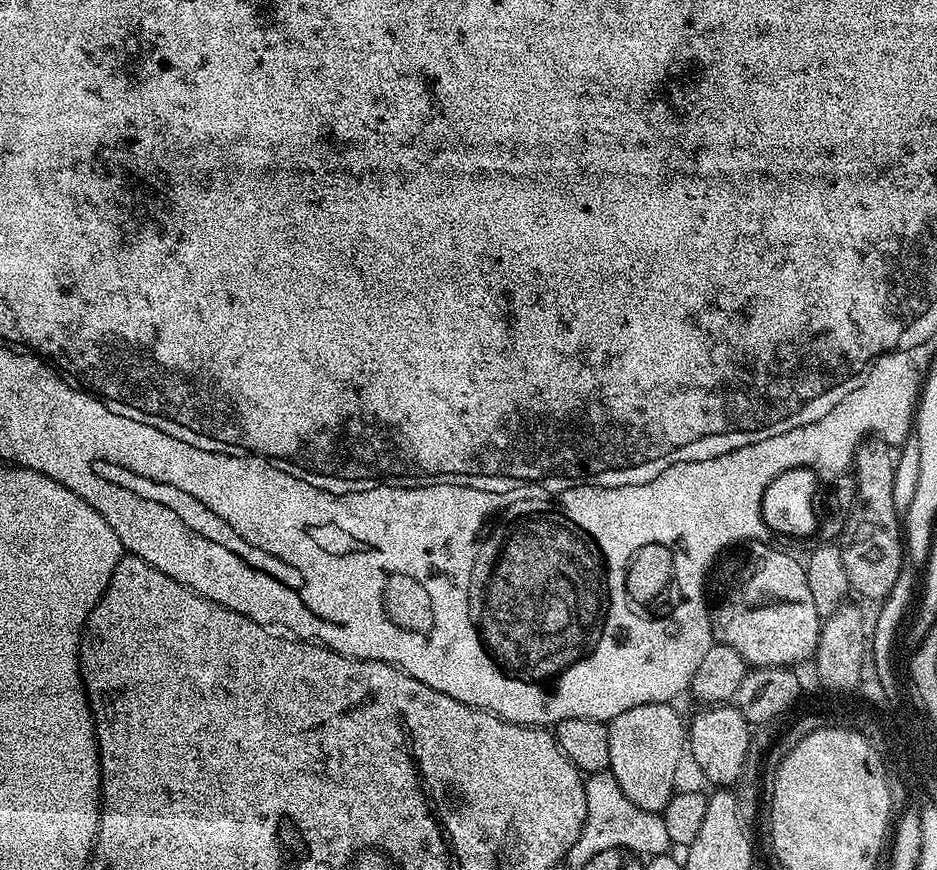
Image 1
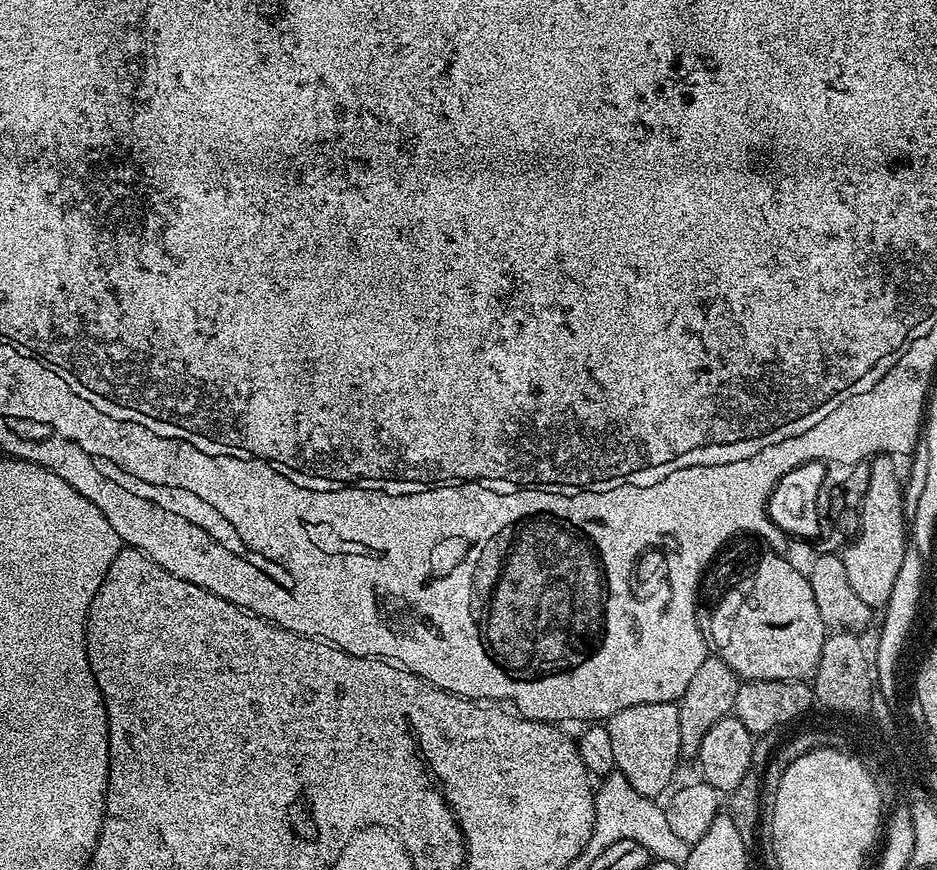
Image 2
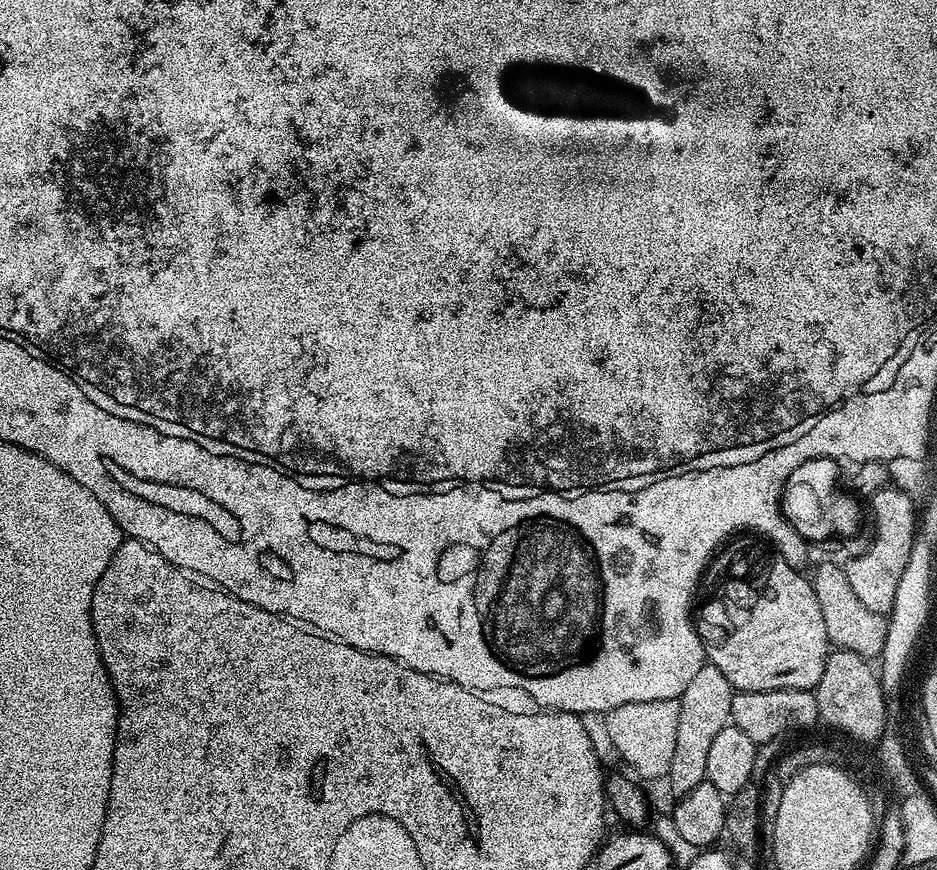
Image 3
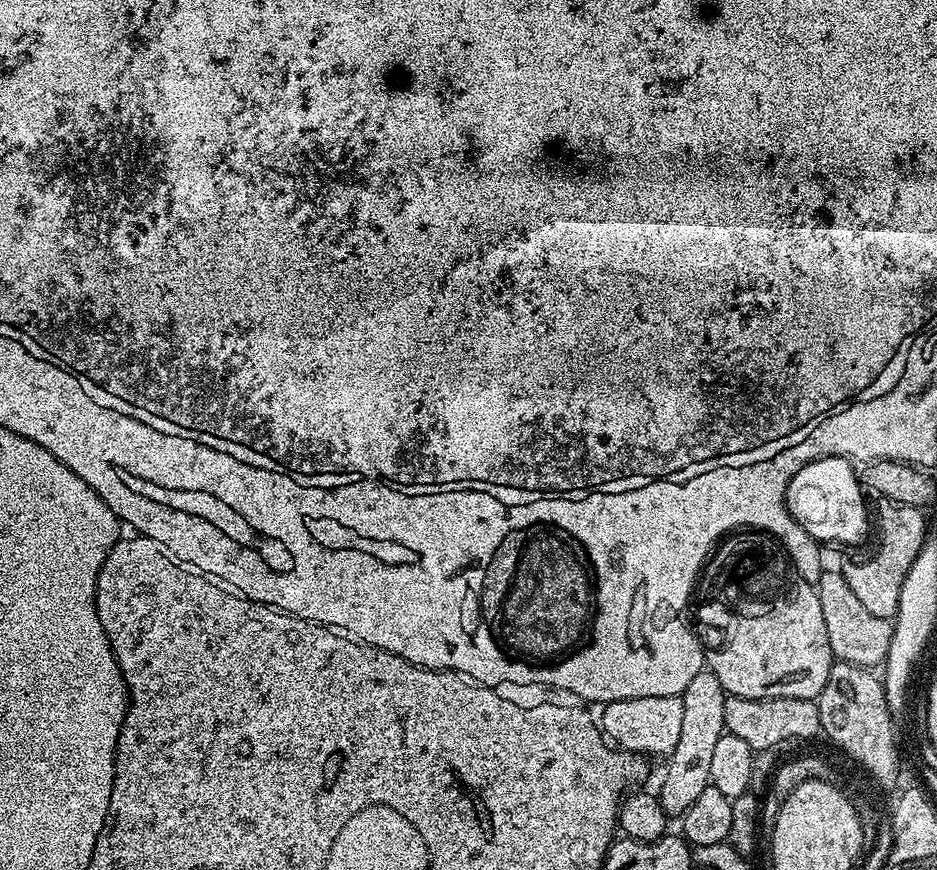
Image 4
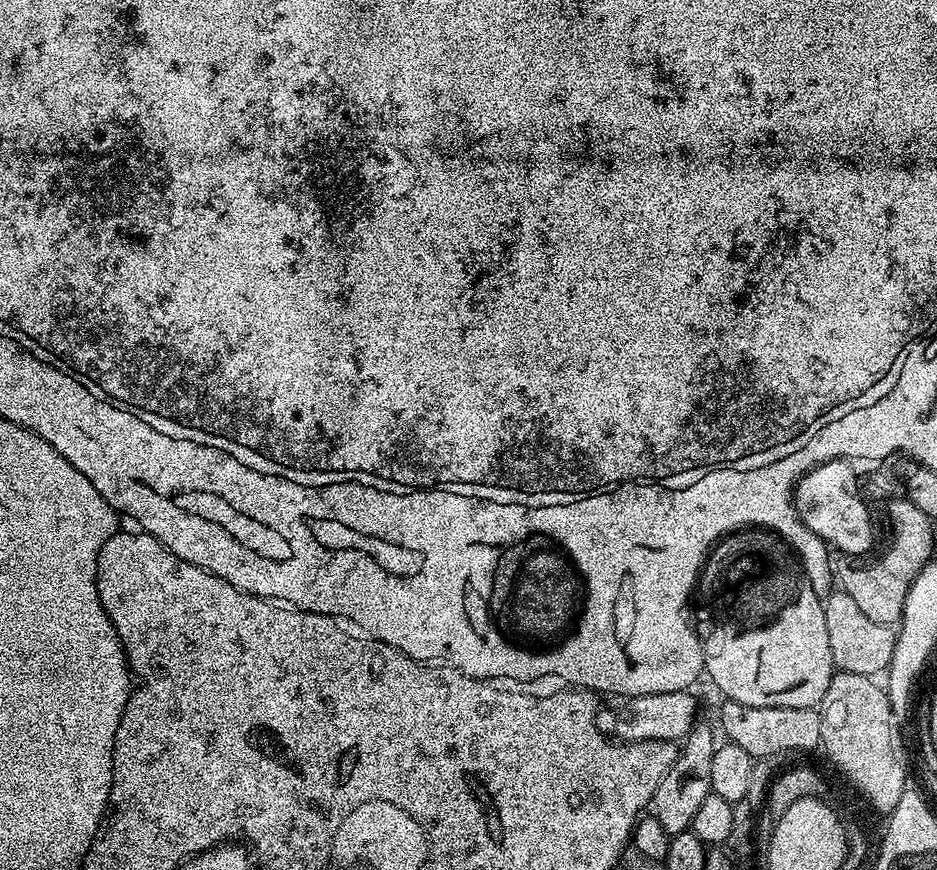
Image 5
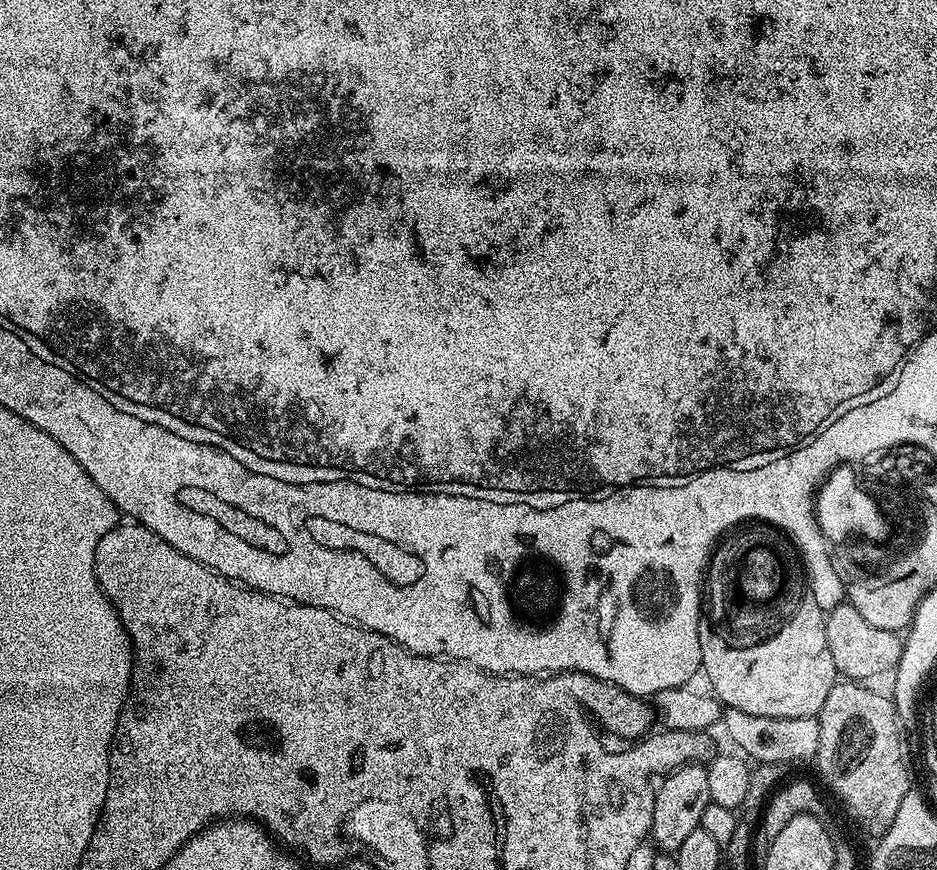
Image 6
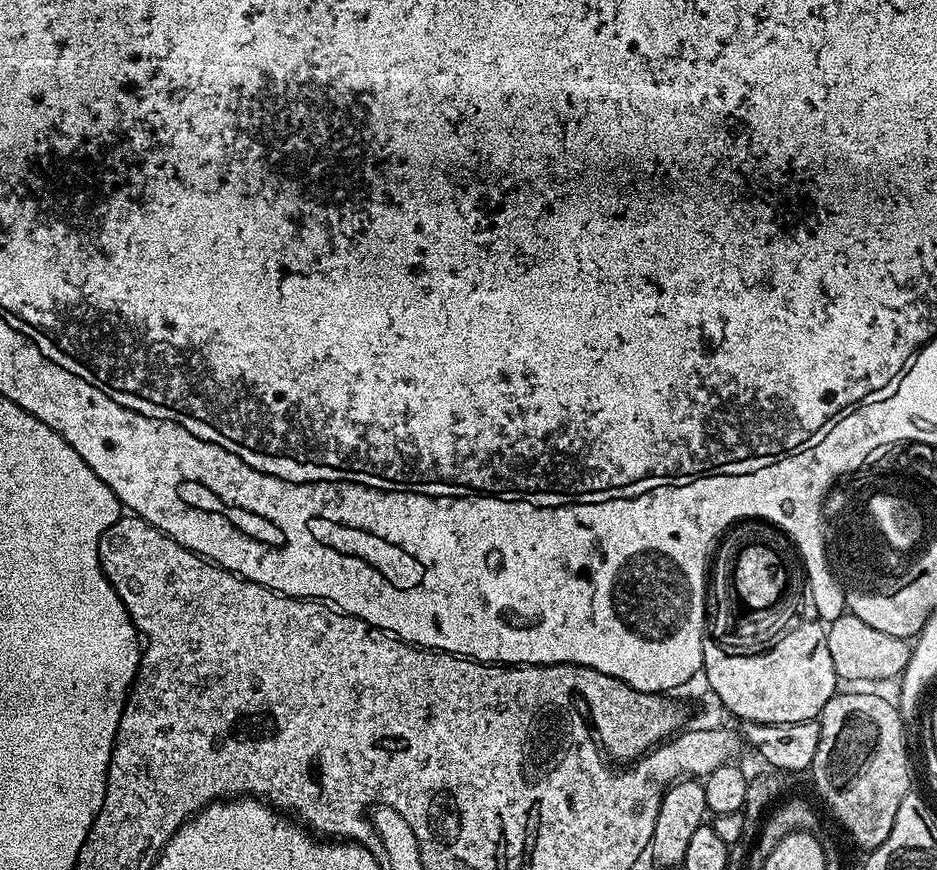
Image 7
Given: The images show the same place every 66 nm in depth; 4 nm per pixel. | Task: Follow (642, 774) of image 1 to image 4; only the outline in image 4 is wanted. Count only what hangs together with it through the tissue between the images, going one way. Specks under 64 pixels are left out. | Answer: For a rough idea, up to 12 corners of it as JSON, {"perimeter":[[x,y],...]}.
{"perimeter":[[682,695],[603,705],[598,724],[625,752],[667,758]]}

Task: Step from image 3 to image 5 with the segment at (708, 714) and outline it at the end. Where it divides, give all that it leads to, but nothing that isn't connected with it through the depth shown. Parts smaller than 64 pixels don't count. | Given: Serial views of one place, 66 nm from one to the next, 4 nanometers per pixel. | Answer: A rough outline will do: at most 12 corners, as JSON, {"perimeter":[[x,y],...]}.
{"perimeter":[[703,722],[658,782],[651,815],[671,838],[712,795],[718,740]]}

